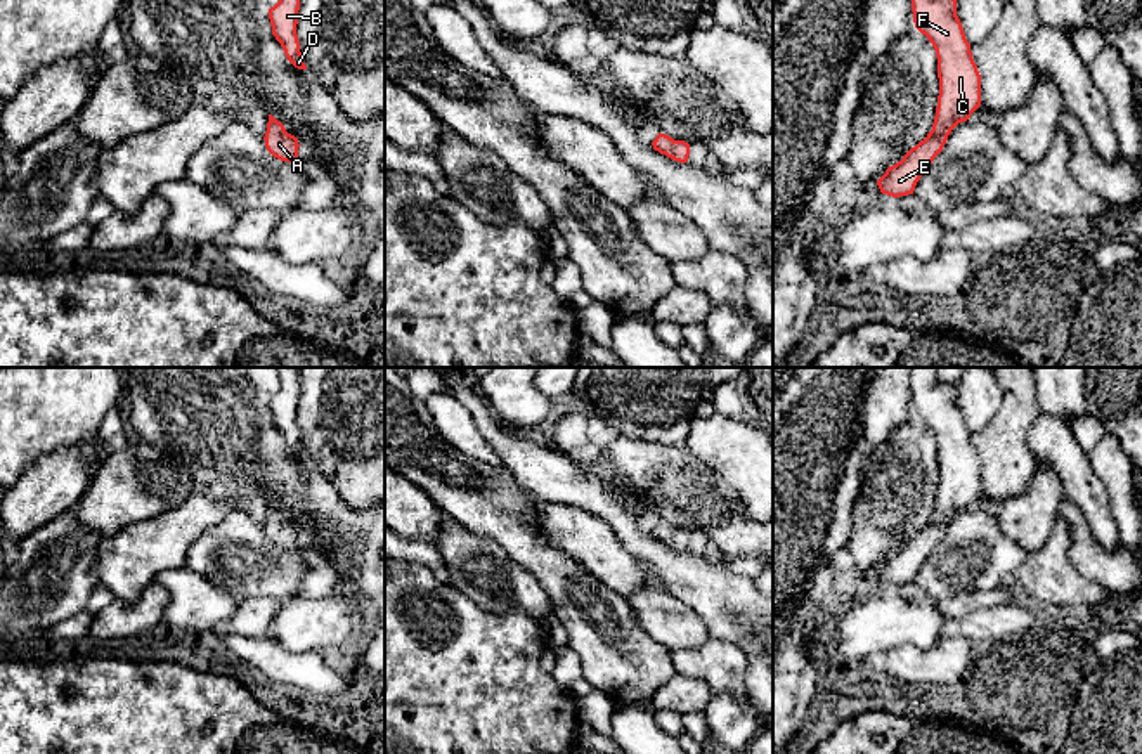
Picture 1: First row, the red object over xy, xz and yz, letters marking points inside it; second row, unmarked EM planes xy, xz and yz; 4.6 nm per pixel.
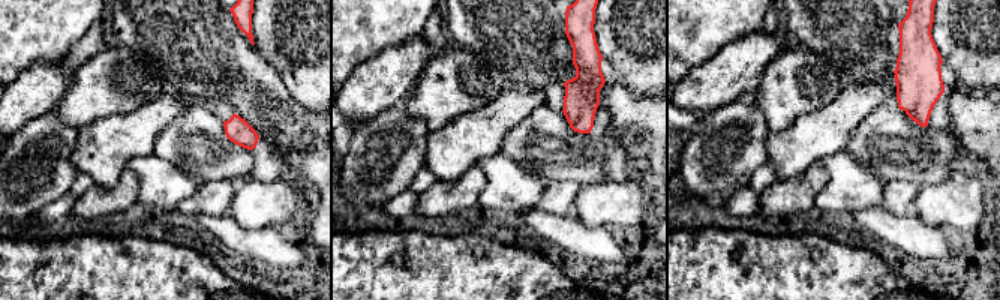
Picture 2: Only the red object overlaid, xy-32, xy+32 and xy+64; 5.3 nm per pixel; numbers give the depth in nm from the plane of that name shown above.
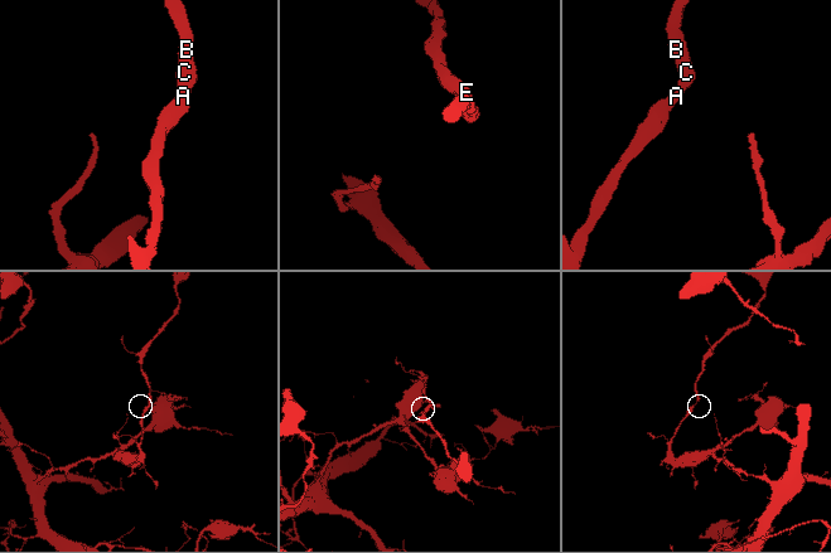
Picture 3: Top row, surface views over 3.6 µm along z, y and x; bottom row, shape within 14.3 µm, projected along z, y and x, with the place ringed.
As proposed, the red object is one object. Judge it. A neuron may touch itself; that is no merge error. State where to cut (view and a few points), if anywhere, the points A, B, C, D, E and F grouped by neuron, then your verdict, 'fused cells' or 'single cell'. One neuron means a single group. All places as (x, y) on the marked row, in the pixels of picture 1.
no cut; A B C D E F; single cell

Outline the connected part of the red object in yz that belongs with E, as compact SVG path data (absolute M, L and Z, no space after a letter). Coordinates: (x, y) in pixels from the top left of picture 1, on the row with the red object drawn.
M912 0L912 12L915 28L927 36L936 50L939 95L932 130L877 180L880 192L892 198L913 194L917 182L943 151L951 130L967 121L981 106L981 75L957 16L957 0Z

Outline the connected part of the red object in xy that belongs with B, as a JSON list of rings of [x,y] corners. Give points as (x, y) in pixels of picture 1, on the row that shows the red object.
[[[279,0],[274,7],[269,9],[269,19],[272,35],[281,43],[288,61],[298,69],[307,69],[302,59],[296,35],[298,10],[300,0]]]

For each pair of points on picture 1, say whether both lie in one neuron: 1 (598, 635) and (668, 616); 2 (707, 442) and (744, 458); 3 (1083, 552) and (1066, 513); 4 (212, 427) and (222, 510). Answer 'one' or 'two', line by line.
1: two
2: one
3: one
4: two

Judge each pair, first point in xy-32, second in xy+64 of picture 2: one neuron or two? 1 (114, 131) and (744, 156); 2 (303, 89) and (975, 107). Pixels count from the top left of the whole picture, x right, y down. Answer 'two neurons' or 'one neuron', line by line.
1: two neurons
2: two neurons

